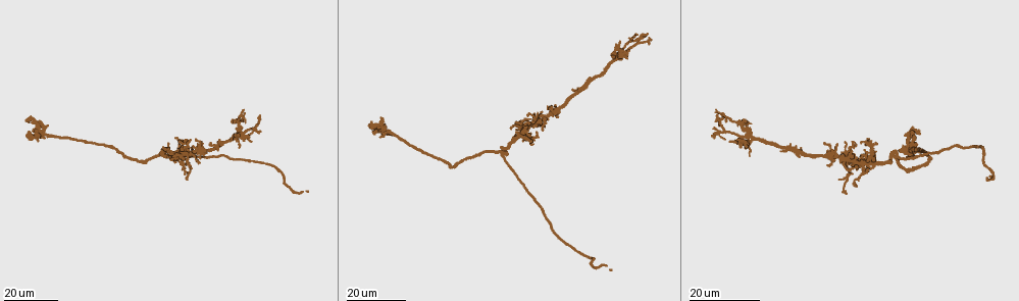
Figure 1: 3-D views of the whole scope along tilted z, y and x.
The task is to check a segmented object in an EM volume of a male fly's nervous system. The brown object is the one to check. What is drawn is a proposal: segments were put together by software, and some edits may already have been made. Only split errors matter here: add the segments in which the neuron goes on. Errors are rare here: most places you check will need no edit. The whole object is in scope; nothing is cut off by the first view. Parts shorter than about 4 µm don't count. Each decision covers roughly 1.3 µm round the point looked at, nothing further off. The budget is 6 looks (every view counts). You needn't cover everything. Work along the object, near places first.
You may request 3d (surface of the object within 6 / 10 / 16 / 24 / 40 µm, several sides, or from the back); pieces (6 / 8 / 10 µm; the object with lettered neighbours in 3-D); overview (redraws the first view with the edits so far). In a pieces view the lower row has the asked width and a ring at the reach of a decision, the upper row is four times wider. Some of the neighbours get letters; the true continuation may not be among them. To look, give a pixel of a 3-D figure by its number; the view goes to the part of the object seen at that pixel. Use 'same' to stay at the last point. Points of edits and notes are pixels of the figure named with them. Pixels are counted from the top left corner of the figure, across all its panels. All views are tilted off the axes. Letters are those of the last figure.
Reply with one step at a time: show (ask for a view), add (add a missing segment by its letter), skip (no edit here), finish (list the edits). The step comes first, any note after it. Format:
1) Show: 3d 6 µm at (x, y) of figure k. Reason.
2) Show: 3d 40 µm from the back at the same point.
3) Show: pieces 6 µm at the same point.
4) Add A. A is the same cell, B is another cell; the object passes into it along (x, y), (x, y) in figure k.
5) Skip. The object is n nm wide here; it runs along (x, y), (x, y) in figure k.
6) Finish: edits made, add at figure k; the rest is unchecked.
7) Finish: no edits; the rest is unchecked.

Show: 3d 24 µm at (235, 135) of figure 1. Thin end.

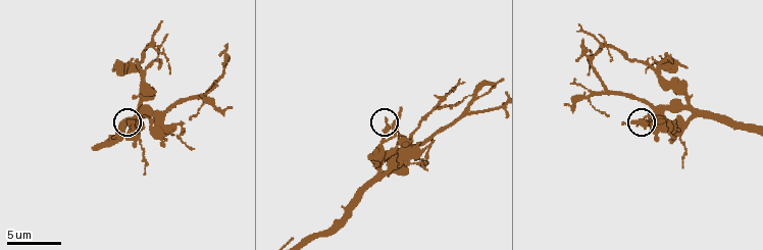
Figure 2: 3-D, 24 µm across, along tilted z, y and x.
Show: pieces 6 µm at (386, 118) of figure 2. See the neighbours.

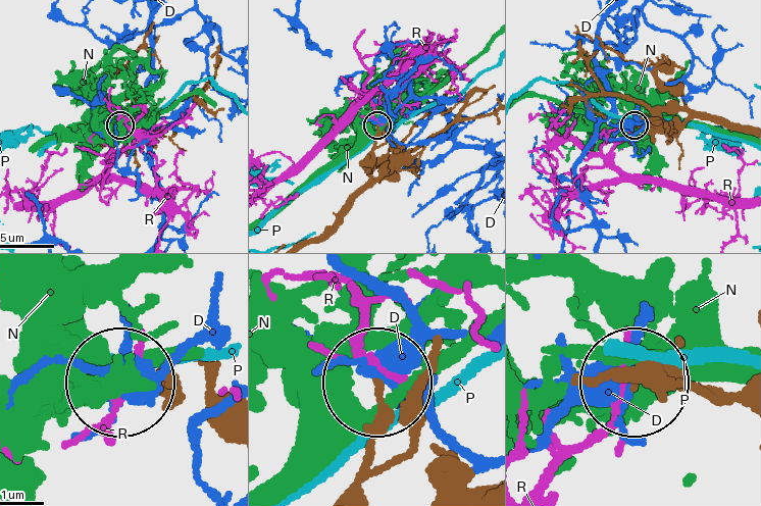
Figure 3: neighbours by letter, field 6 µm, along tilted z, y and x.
Skip. D, N, P and R are other cells; it runs along (355, 489), (374, 384) in figure 3; none of them fits.

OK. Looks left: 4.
Show: 3d 24 µm at (185, 138) of figure 1.

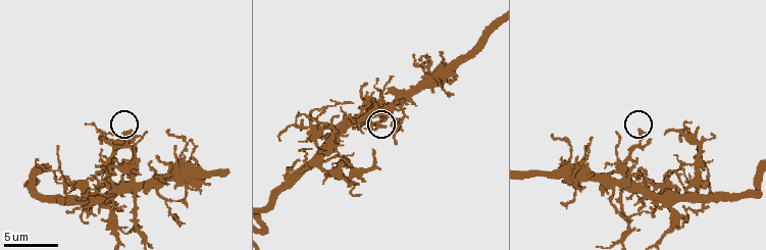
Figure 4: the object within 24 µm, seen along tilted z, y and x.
Show: pieces 8 µm at (122, 134) of figure 4.

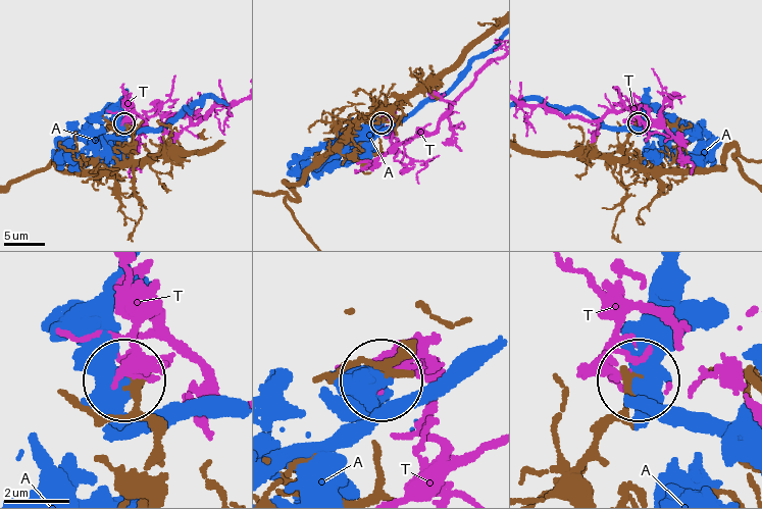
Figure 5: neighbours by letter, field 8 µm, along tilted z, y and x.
Skip. The object is 190 nm wide here; A and T are other cells; no lettered segment goes on from it.

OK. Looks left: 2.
Show: pieces 8 µm at (584, 41) of figure 2. Thin end.

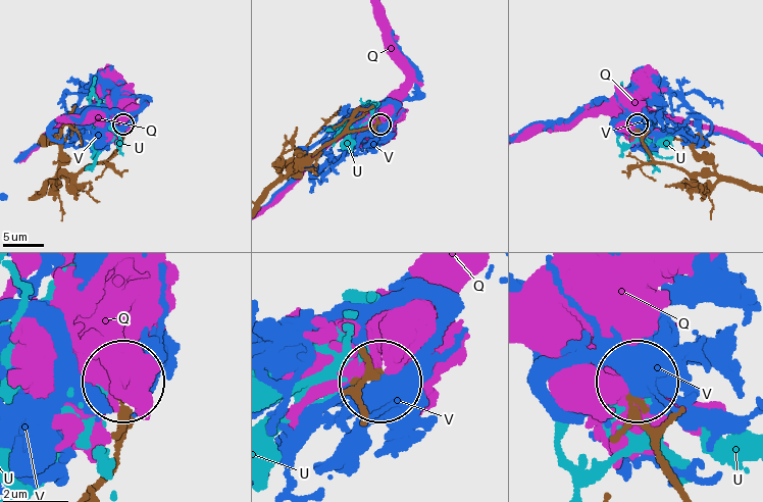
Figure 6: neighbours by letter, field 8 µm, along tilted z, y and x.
Skip. Q, U and V are other cells; it runs along (683, 490), (660, 463), (637, 405), (637, 383) in figure 6; none of them fits.

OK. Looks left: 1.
Finish: no edits; the rest is unchecked.

